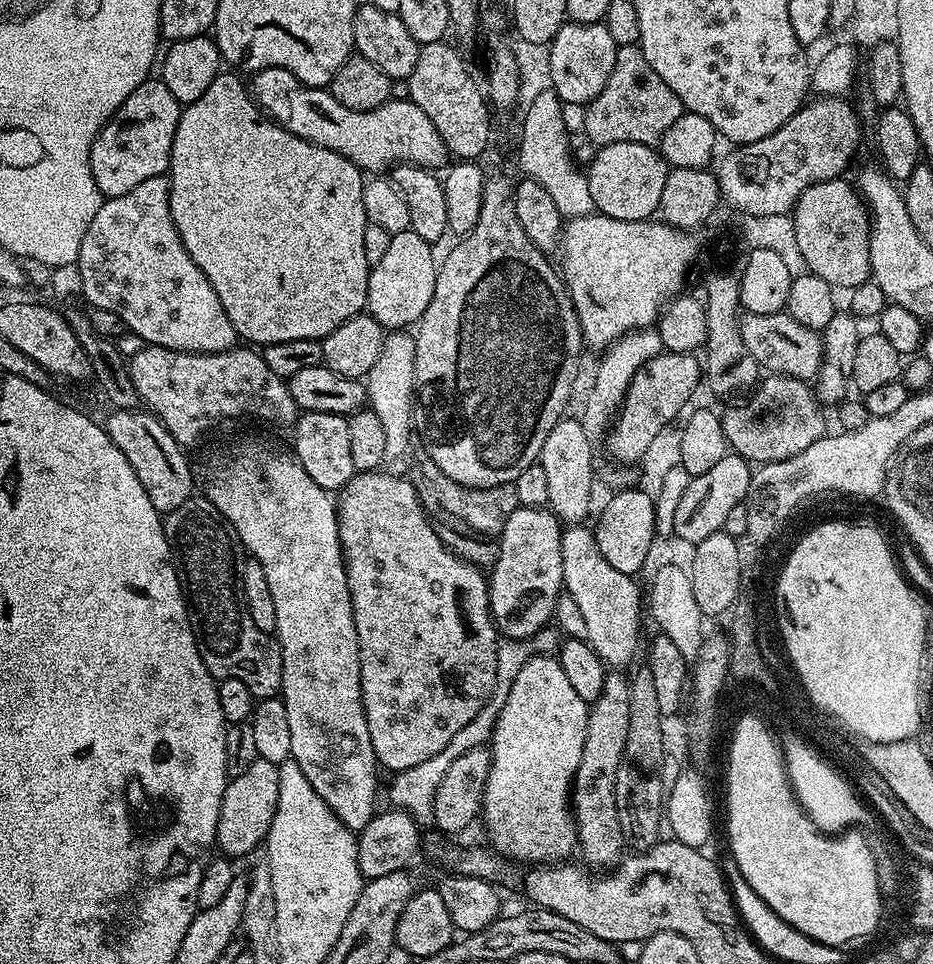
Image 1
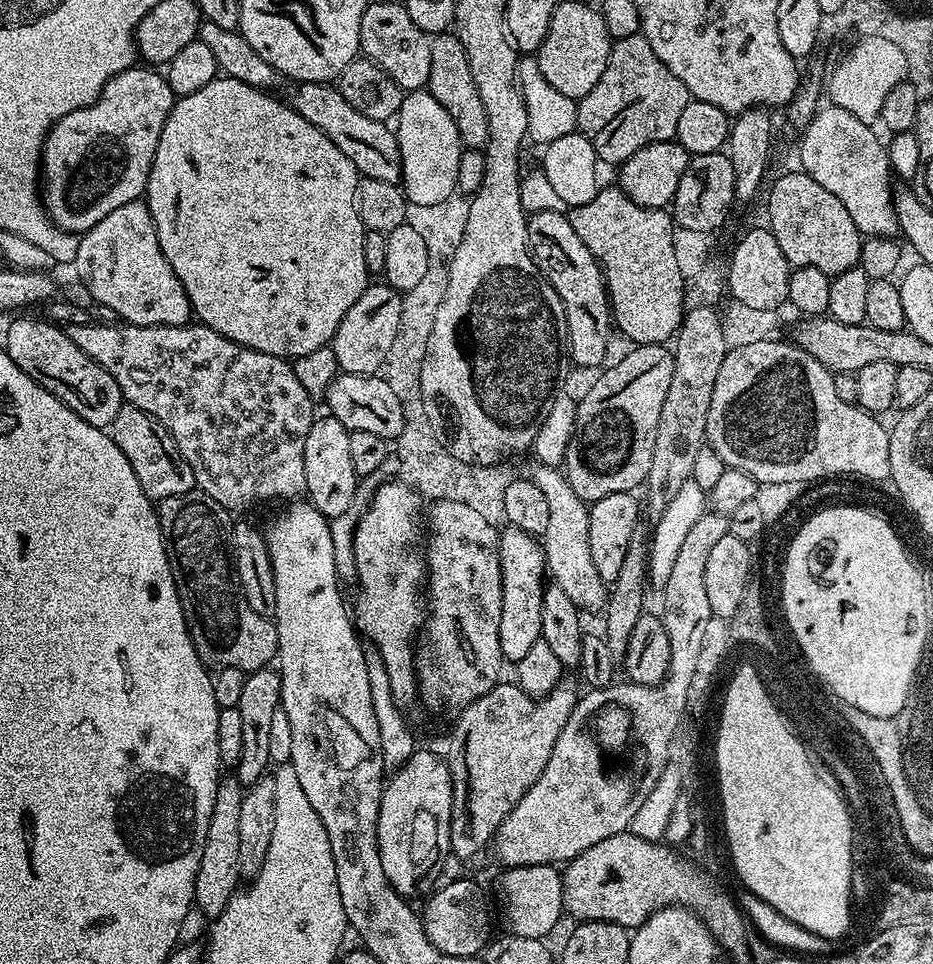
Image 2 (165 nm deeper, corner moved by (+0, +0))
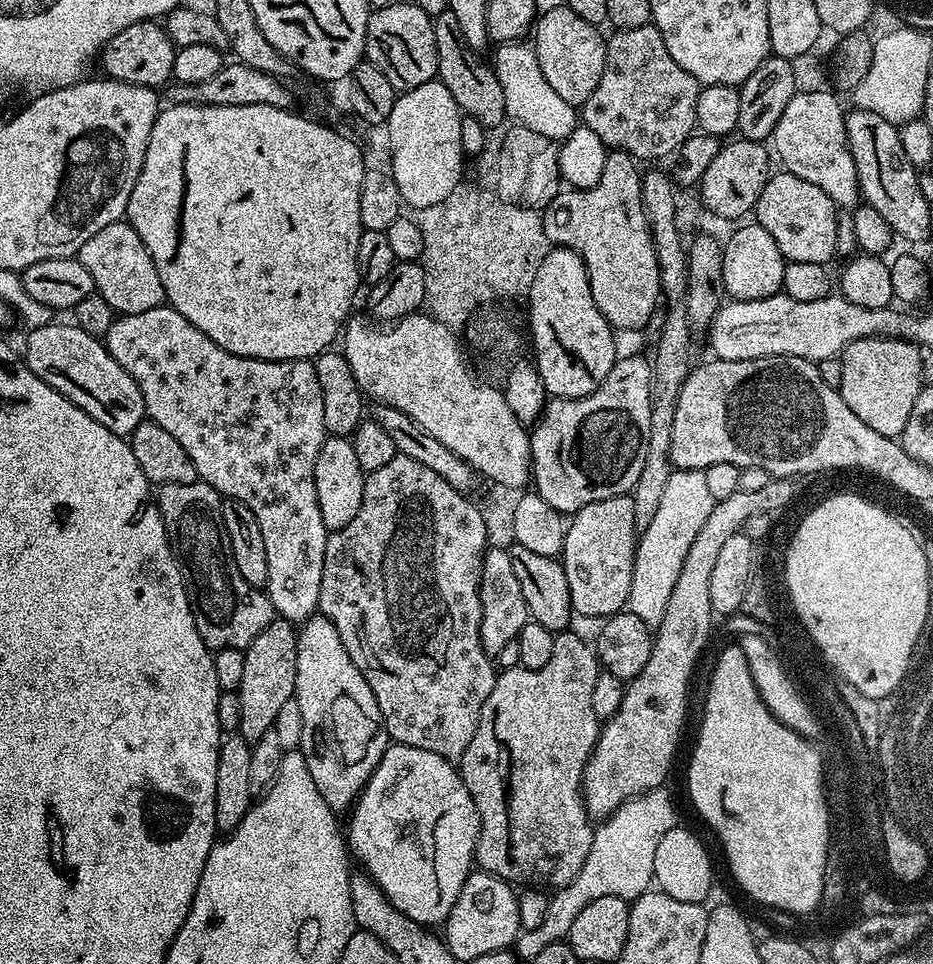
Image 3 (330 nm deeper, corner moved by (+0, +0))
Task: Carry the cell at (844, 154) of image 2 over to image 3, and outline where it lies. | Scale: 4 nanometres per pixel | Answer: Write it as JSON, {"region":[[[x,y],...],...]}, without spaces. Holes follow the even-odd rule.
{"region":[[[832,90],[797,91],[796,96],[790,98],[786,110],[782,110],[782,118],[778,118],[778,126],[772,131],[770,144],[774,152],[776,147],[784,163],[781,164],[783,171],[806,178],[806,182],[814,182],[814,186],[826,190],[828,197],[841,209],[852,210],[861,203],[862,197],[858,170],[846,138],[846,108],[840,105],[838,97]]]}

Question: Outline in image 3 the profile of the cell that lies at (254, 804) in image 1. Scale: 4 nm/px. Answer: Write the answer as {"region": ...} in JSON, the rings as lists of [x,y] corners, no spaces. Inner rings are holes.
{"region":[[[274,619],[248,648],[243,649],[246,667],[239,686],[242,718],[238,734],[243,740],[255,742],[272,730],[278,718],[278,709],[296,695],[296,634],[297,629],[288,620]]]}

